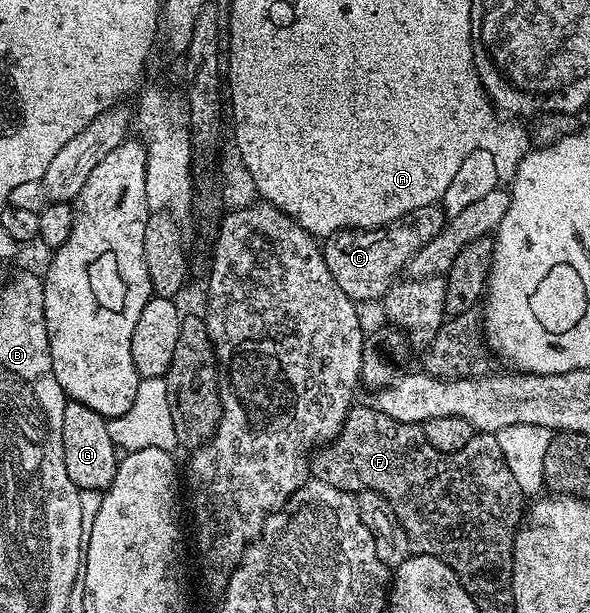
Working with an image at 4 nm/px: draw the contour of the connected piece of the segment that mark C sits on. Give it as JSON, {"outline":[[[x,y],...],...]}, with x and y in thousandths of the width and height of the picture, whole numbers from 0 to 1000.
{"outline":[[[737,333],[705,339],[678,352],[669,362],[659,362],[651,372],[625,378],[575,375],[573,380],[558,383],[549,395],[556,444],[563,444],[563,457],[569,457],[576,470],[583,470],[586,481],[602,496],[639,494],[661,475],[680,449],[675,445],[680,440],[683,445],[693,436],[698,418],[705,418],[705,411],[712,411],[712,405],[719,405],[719,398],[725,398],[732,385],[747,378],[754,362],[747,334]]]}

